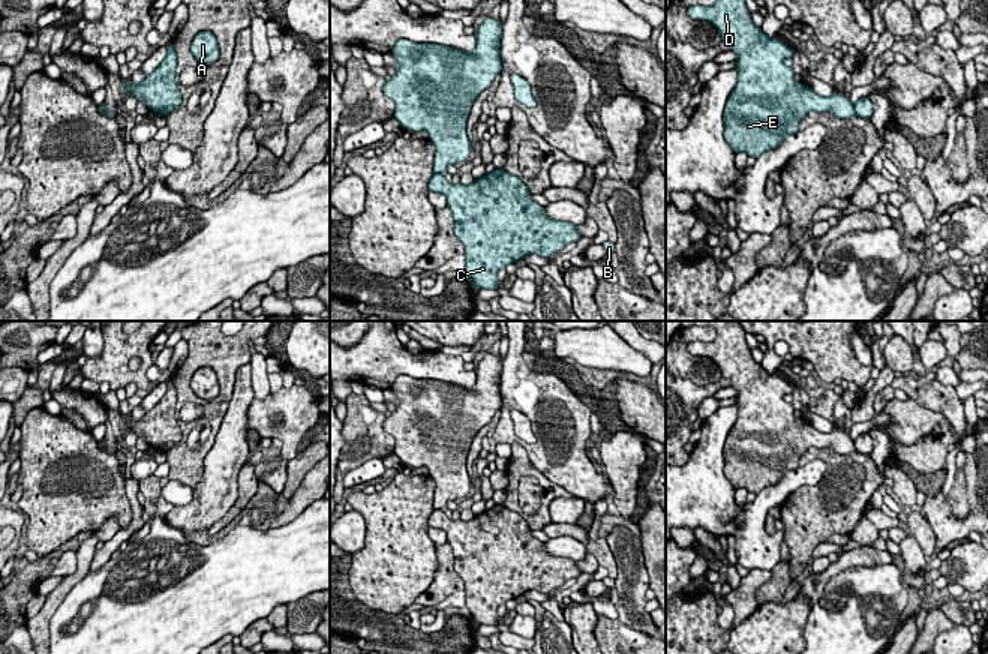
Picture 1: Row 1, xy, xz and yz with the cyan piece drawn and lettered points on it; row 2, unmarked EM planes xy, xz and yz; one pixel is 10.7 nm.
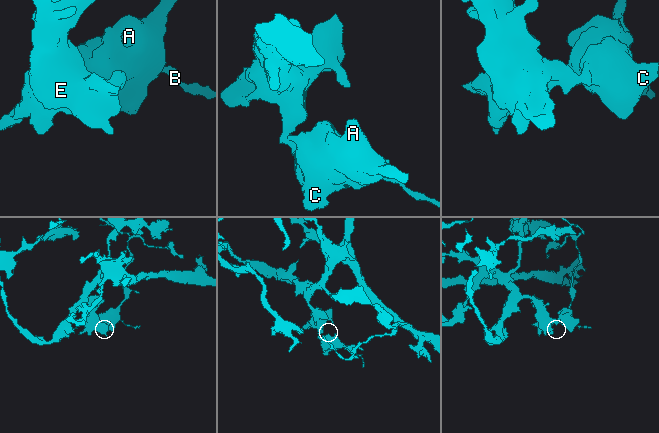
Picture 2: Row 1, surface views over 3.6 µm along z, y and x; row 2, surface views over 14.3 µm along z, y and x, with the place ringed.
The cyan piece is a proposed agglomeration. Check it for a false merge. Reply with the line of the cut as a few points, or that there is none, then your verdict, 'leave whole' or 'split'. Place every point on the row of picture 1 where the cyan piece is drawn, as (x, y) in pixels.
cut xz (434, 173), (441, 174); split

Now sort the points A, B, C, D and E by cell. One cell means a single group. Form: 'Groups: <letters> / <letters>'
Groups: A B C / D E

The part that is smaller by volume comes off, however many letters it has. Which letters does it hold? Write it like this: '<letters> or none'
A, B, C

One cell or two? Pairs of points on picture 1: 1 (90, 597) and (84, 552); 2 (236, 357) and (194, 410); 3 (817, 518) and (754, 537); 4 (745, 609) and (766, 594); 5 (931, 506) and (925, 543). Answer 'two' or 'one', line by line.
1: two
2: two
3: two
4: two
5: two

